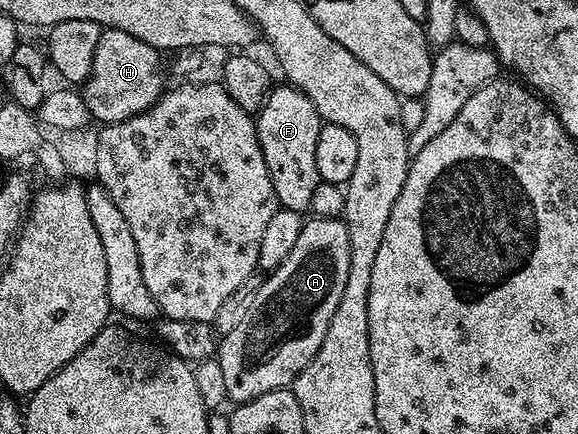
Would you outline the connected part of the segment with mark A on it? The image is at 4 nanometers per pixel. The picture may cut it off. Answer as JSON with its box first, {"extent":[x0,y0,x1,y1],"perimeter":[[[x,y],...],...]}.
{"extent":[216,216,352,403],"perimeter":[[[315,216],[312,221],[298,233],[298,238],[294,241],[294,246],[290,249],[290,254],[279,263],[274,269],[274,274],[267,276],[262,282],[259,290],[256,291],[251,299],[251,307],[248,313],[243,317],[237,318],[233,322],[234,325],[226,333],[226,338],[221,338],[220,344],[216,349],[216,360],[220,363],[220,371],[224,371],[224,387],[226,388],[226,396],[231,402],[241,403],[251,401],[260,395],[264,395],[268,391],[276,391],[293,386],[294,381],[300,375],[300,371],[304,371],[304,367],[308,367],[308,363],[316,355],[316,351],[320,351],[320,343],[324,343],[324,334],[328,332],[328,323],[332,319],[332,314],[336,311],[336,306],[340,303],[340,294],[344,291],[344,283],[348,279],[348,263],[352,259],[352,247],[348,241],[348,227],[345,220],[341,216],[332,218],[322,218]]]}

